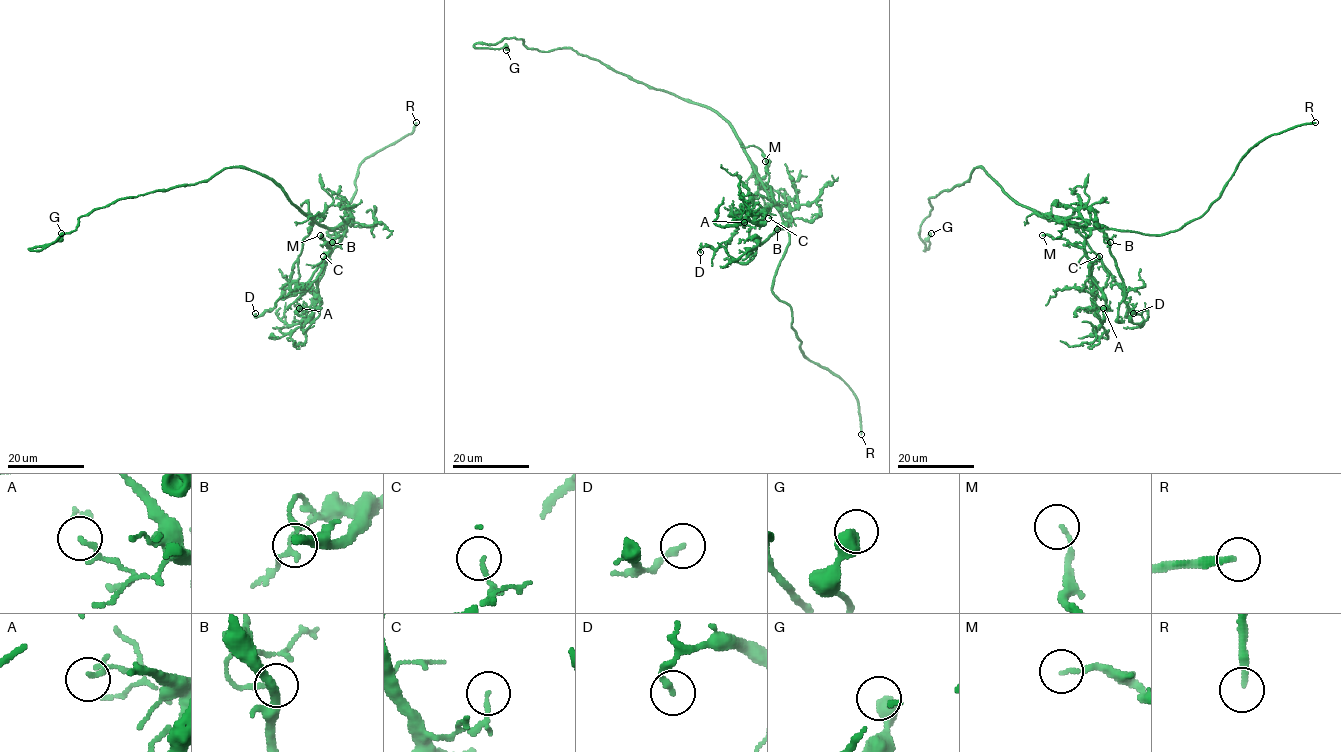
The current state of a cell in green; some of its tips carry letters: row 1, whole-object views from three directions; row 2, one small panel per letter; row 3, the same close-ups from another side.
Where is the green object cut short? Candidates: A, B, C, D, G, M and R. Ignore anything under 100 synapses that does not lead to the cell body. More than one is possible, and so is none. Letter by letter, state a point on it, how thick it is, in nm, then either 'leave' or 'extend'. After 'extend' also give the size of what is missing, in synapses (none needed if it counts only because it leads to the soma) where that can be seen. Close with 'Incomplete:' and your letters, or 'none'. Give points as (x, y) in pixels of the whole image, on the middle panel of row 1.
A: (744, 222) | 90 nm | leave
B: (777, 229) | 140 nm | leave
C: (768, 218) | 90 nm | leave
D: (700, 252) | 190 nm | leave
G: (506, 50) | 550 nm | leave
M: (765, 161) | 110 nm | leave
R: (861, 434) | 240 nm | extend
Incomplete: R

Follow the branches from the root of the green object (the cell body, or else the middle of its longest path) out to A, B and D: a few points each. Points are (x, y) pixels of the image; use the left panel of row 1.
A: (299, 207), (316, 223), (330, 228), (336, 236), (317, 278), (316, 305), (311, 309), (299, 308)
B: (299, 207), (320, 225), (346, 227), (347, 230), (332, 242)
D: (299, 207), (313, 221), (312, 230), (302, 241), (281, 297), (272, 309), (257, 316), (255, 313)

